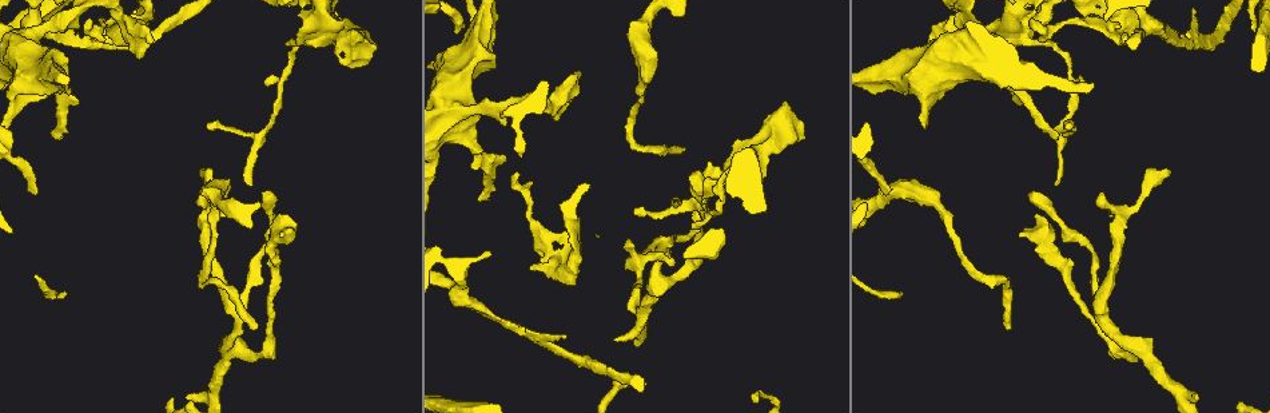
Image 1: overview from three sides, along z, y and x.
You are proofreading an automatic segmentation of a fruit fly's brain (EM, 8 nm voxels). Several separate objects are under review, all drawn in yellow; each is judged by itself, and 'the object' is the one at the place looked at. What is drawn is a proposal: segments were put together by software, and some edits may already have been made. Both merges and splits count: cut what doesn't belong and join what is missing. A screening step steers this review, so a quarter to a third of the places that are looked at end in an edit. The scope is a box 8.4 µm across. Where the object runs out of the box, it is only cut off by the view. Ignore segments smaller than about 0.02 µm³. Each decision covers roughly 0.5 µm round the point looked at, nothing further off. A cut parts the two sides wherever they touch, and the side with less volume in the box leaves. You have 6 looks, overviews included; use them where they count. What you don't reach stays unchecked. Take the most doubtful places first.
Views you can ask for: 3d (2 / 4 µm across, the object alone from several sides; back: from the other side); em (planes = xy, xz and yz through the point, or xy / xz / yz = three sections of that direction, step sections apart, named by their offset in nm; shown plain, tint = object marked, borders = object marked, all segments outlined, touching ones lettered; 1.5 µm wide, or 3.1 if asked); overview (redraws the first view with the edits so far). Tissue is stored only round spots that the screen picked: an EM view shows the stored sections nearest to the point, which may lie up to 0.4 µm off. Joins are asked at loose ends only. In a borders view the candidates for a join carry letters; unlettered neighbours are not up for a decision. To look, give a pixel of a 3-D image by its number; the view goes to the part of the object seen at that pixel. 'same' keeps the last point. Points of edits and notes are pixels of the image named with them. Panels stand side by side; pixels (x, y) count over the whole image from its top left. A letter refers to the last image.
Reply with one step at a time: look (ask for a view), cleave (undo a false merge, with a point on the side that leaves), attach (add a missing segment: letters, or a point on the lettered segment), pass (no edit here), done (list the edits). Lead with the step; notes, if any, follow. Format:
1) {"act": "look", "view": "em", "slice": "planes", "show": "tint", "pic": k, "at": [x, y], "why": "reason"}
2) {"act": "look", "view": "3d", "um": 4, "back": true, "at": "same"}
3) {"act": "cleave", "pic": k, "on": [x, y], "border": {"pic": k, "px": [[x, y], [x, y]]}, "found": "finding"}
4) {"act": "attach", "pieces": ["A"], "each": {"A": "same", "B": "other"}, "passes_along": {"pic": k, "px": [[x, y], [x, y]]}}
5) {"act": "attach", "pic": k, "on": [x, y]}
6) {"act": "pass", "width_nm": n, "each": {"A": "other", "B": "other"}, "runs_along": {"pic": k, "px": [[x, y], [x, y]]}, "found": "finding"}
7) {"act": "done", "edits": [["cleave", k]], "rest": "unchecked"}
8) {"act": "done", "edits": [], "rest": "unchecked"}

{"act": "look", "view": "3d", "um": 4, "pic": 1, "at": [254, 330], "why": "long arm stops here"}

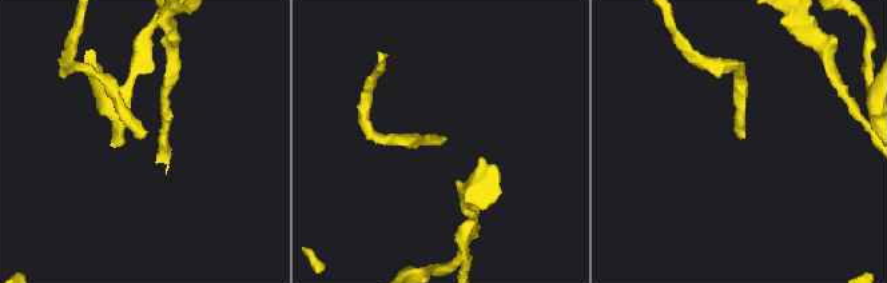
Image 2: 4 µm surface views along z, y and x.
{"act": "look", "view": "em", "slice": "xz", "step": 4, "show": "tint", "pic": 2, "at": [444, 137]}

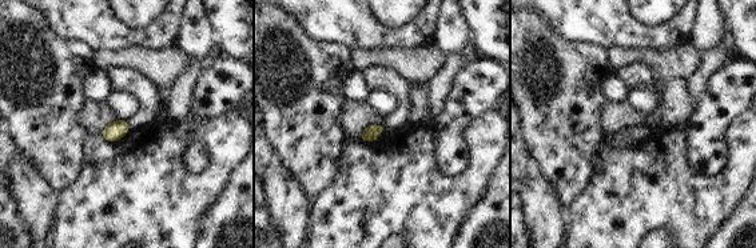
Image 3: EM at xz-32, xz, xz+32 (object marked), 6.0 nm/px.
{"act": "look", "view": "em", "slice": "planes", "show": "borders", "at": "same"}

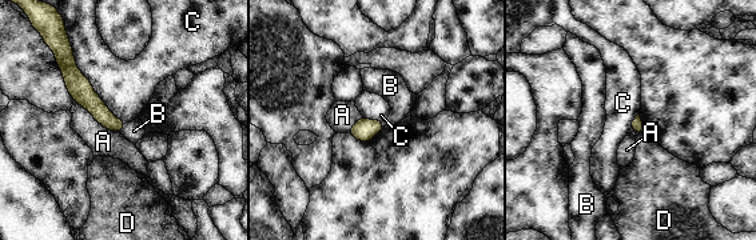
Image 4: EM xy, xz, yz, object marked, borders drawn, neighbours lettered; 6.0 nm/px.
{"act": "pass", "each": {"A": "other", "B": "other", "C": "other", "D": "other"}, "border": {"pic": 4, "px": [[70, 46], [76, 68], [124, 123]]}, "found": "no lettered segment goes on from it"}

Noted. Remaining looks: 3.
{"act": "look", "view": "3d", "um": 4, "pic": 1, "at": [675, 263], "why": "thin end"}

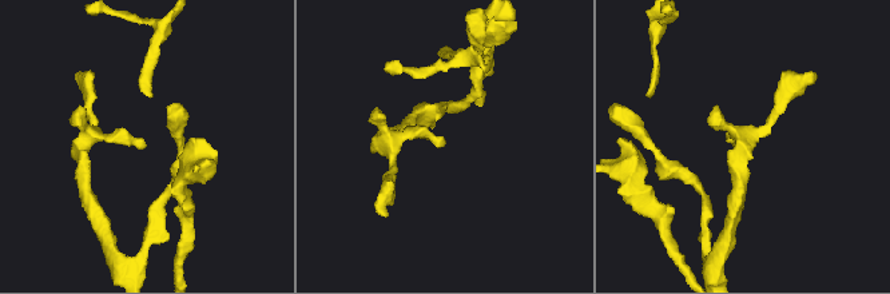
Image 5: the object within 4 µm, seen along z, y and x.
{"act": "look", "view": "em", "slice": "yz", "step": 4, "show": "plain", "pic": 5, "at": [442, 140]}

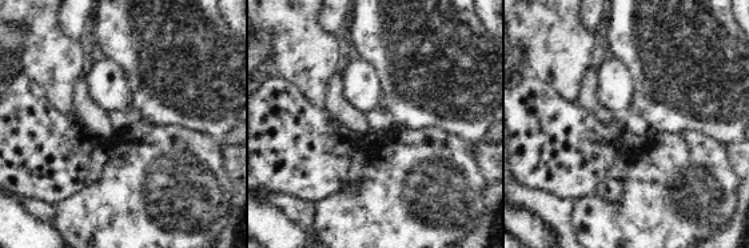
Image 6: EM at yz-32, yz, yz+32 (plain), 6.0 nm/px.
{"act": "look", "view": "em", "slice": "yz", "step": 4, "show": "borders", "at": "same"}

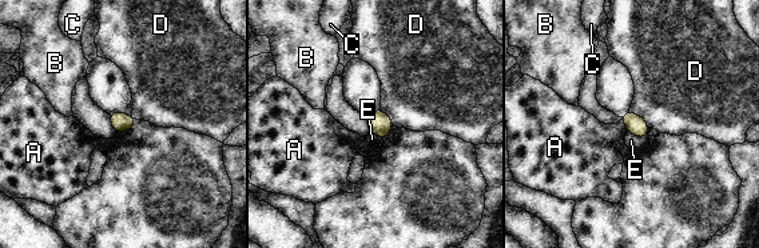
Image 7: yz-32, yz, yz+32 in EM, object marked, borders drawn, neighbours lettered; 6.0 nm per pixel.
{"act": "pass", "each": {"A": "other", "B": "other", "C": "other", "D": "other", "E": "other"}, "found": "none of them fits"}

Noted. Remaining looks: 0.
{"act": "done", "edits": [], "rest": "unchecked"}

